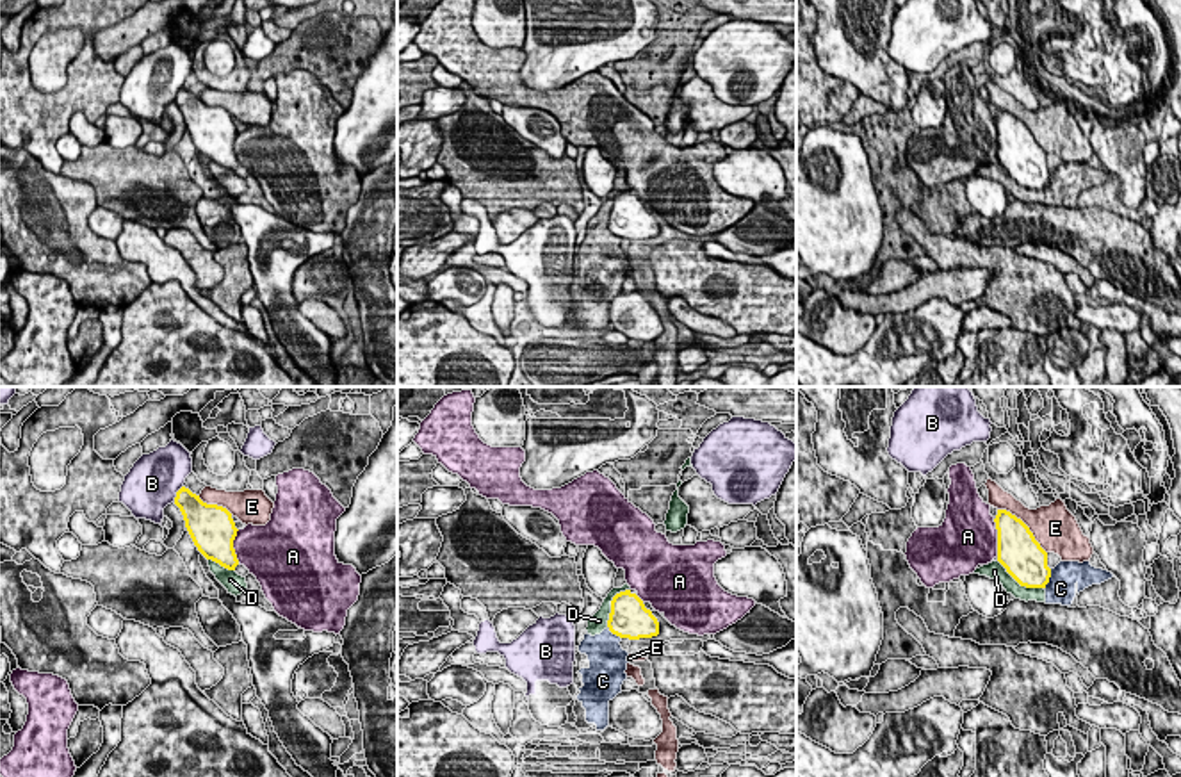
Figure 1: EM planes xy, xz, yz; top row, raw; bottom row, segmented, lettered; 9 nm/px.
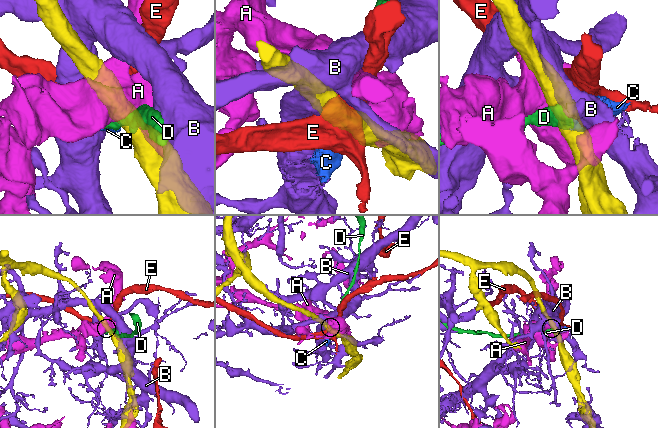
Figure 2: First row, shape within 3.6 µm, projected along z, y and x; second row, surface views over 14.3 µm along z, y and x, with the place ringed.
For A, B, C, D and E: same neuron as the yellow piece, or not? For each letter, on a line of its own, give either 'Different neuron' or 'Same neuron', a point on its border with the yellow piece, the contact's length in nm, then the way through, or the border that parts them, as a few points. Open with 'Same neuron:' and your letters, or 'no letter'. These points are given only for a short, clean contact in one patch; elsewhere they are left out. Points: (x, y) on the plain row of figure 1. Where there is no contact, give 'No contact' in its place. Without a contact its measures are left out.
Same neuron: no letter
A: Different neuron. Touches yellow at yz (998, 139). Shared border 360 nm
B: Different neuron. Touches yellow at xy (177, 95). Shared border 180 nm
C: Different neuron. Touches yellow at yz (1048, 180). Shared border 200 nm. Boundary: yz (1051, 170), (1044, 189)
D: Different neuron. Touches yellow at yz (1019, 184). Shared border 500 nm
E: Different neuron. Touches yellow at yz (1026, 127). Shared border 600 nm

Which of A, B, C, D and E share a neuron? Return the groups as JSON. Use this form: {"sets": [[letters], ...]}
{"sets": [["A"], ["B"], ["C", "D"], ["E"]]}

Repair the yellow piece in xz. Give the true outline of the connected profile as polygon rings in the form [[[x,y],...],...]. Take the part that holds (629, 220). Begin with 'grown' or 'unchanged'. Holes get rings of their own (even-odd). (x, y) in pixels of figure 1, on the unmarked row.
unchanged | [[[631,191],[620,192],[611,201],[607,228],[613,235],[629,241],[659,235],[659,223],[643,201]]]

